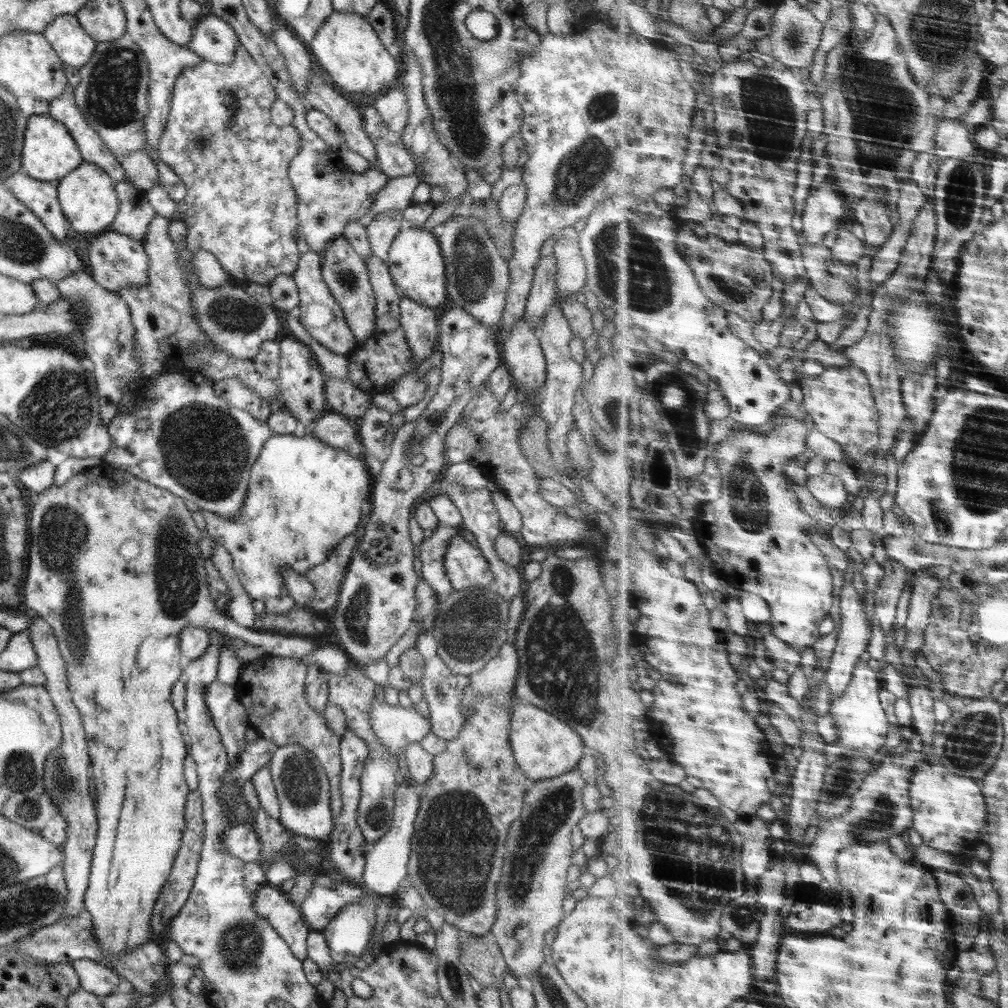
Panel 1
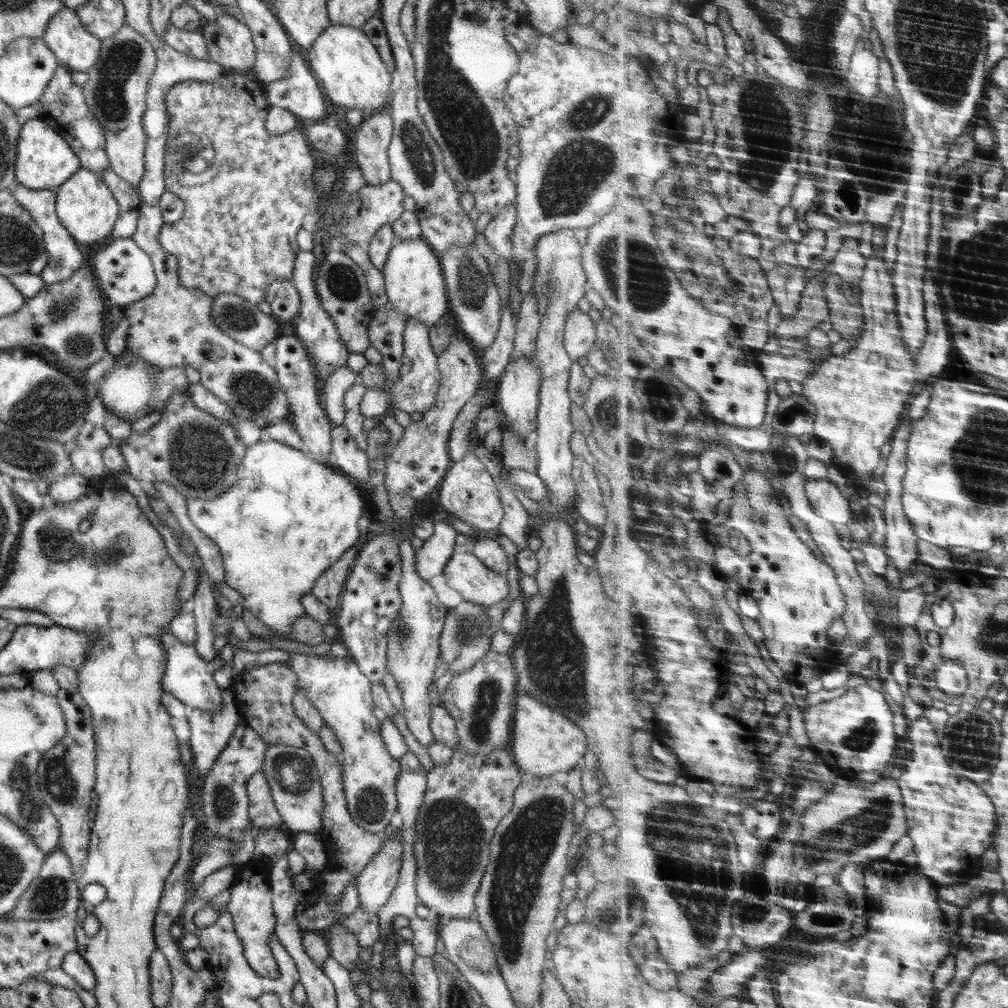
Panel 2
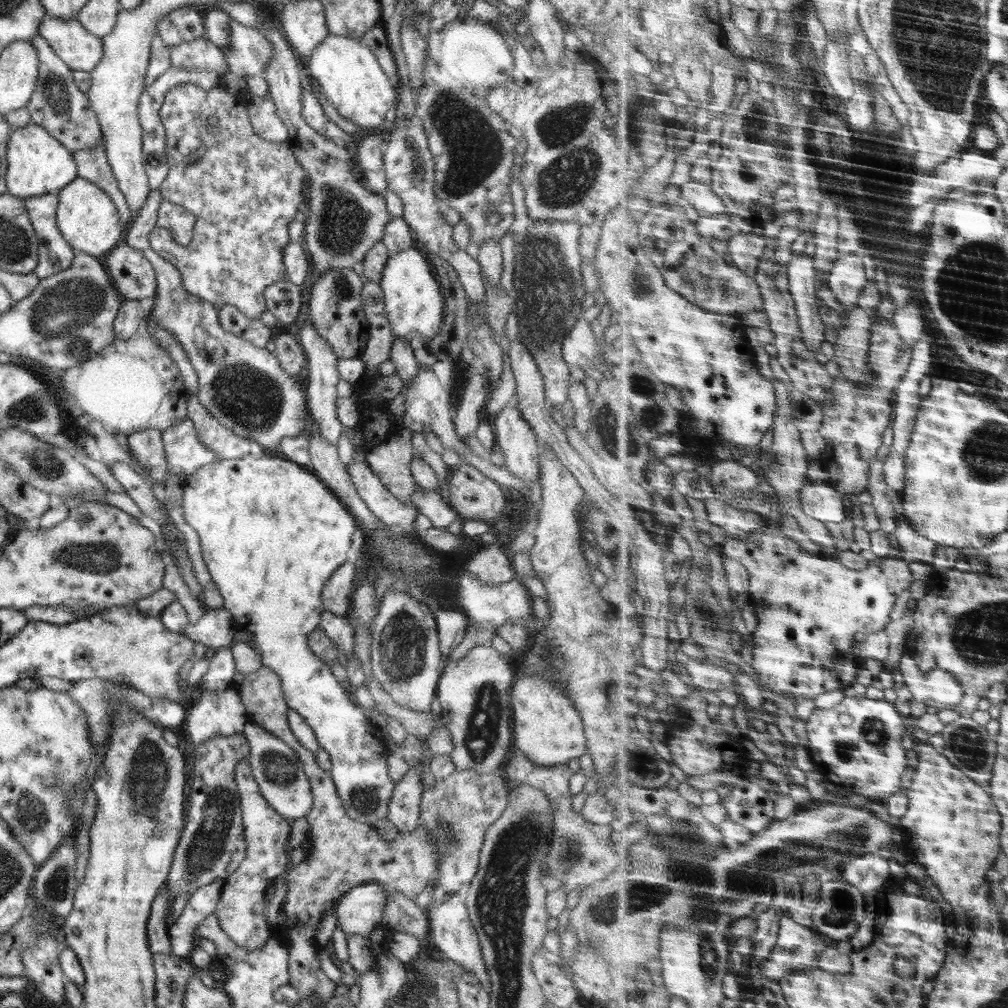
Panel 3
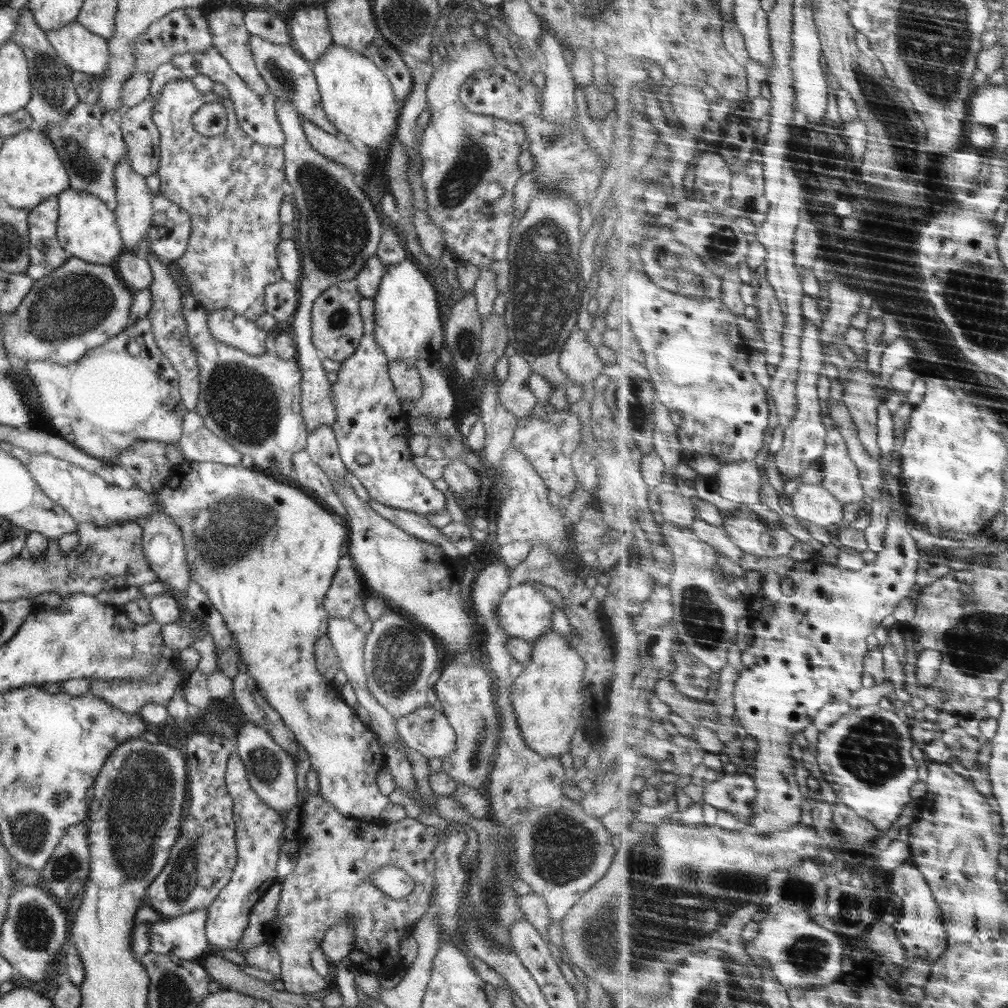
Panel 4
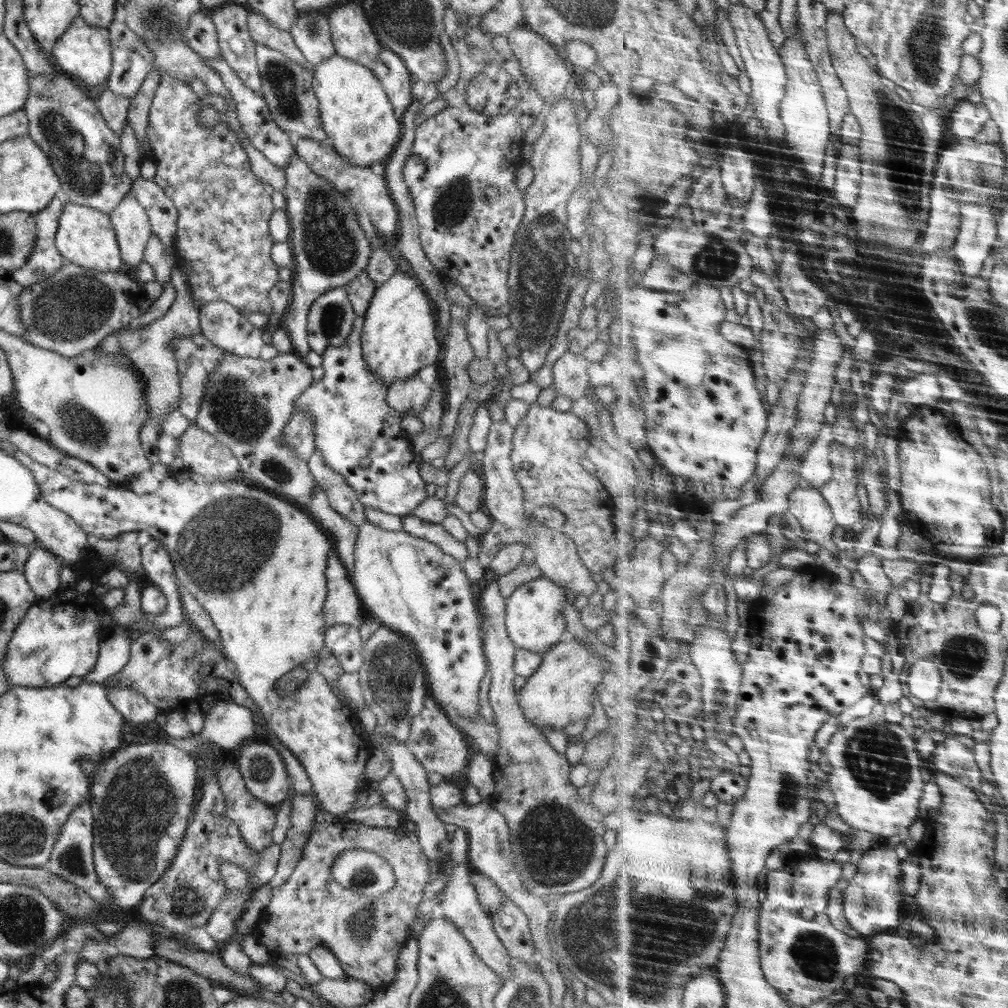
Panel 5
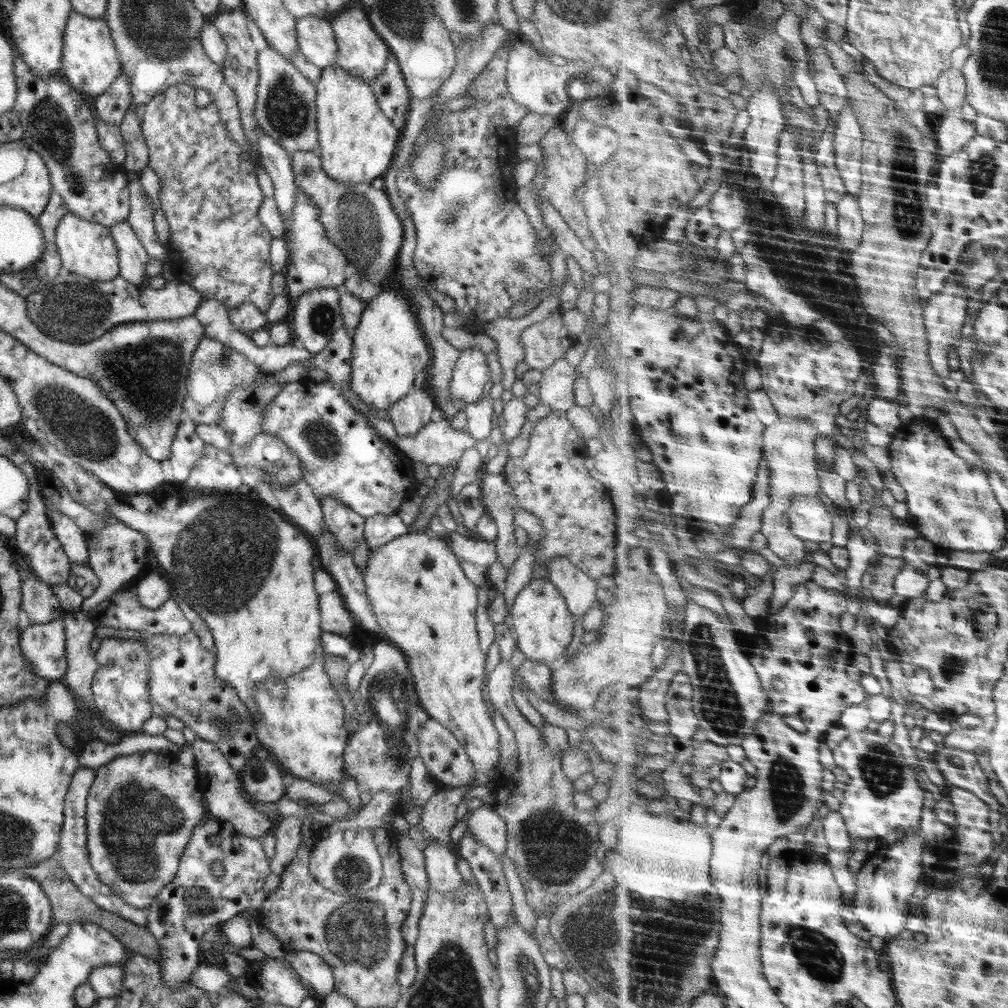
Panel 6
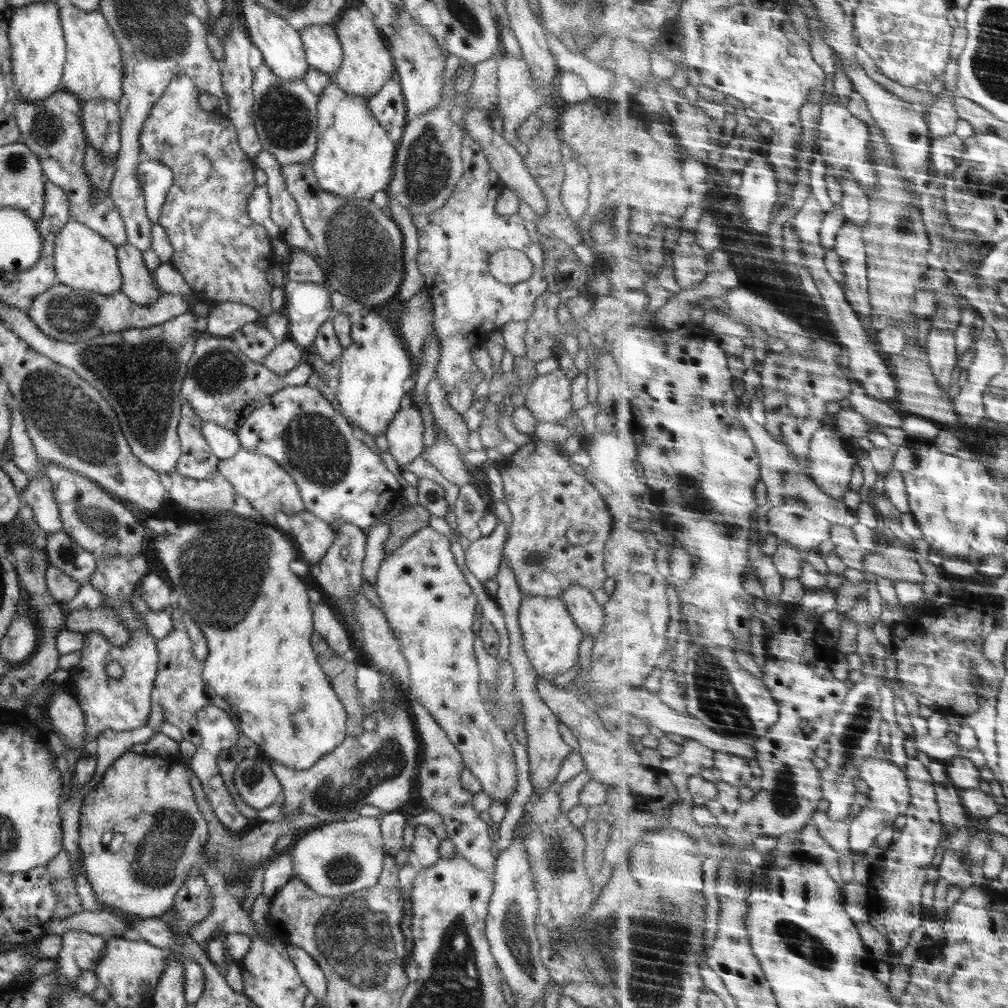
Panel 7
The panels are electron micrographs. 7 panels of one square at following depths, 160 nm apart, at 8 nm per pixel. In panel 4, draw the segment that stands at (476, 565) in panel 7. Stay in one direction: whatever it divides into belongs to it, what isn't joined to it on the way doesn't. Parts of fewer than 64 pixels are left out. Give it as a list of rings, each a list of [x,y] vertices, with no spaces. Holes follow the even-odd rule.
[[[369,498],[368,504],[378,514],[382,515],[398,528],[406,531],[410,536],[415,536],[420,540],[434,543],[440,547],[449,541],[439,528],[434,527],[426,519],[426,515],[408,512],[408,510],[400,508],[392,508],[385,504],[380,504],[377,500],[372,500],[371,498]]]

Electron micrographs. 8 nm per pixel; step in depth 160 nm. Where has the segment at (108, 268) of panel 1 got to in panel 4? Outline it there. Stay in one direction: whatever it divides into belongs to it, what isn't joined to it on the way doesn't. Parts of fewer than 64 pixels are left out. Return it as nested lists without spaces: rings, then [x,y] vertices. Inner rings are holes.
[[[122,252],[114,268],[124,284],[134,292],[148,289],[153,279],[153,272],[146,258],[136,252]]]

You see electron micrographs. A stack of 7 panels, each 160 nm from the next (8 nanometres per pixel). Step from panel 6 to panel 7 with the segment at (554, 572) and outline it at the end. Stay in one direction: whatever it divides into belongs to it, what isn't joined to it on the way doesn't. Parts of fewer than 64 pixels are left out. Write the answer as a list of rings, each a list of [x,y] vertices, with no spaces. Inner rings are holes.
[[[572,585],[560,598],[583,637],[598,638],[604,627],[604,612],[595,593],[580,585]]]

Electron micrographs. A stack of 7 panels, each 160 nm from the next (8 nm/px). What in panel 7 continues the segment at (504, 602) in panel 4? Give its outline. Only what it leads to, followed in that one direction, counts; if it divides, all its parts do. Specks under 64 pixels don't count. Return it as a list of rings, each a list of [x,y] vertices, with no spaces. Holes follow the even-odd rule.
[[[524,596],[518,610],[518,624],[524,652],[537,675],[561,675],[576,665],[583,635],[560,597]]]

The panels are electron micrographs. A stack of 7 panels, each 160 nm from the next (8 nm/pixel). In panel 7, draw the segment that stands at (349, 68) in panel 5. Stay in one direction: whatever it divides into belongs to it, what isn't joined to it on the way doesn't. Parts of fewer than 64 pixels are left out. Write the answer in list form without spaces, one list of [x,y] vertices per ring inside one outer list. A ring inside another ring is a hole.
[[[332,76],[318,99],[317,123],[318,141],[312,167],[320,188],[352,200],[371,200],[376,192],[388,189],[398,146],[376,121],[366,98],[344,92]]]

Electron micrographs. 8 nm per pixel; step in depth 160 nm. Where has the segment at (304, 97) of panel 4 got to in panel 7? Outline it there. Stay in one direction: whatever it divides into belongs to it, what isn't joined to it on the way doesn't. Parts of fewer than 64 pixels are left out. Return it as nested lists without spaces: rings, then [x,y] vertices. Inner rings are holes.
[[[263,62],[254,74],[252,83],[254,128],[263,151],[274,156],[282,167],[298,162],[312,161],[317,148],[316,96],[302,80],[282,80]]]

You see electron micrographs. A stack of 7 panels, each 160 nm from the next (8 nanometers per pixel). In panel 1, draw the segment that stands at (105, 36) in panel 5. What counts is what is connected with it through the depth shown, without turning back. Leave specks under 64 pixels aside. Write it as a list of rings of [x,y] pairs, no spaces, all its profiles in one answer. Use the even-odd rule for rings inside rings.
[[[58,15],[42,33],[60,60],[77,69],[90,60],[97,45],[97,40],[80,26],[76,15]]]

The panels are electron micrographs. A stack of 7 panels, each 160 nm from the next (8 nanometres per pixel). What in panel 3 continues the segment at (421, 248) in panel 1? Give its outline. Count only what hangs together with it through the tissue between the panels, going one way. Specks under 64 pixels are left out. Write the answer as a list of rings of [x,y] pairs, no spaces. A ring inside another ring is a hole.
[[[411,247],[406,251],[396,254],[396,257],[388,258],[379,283],[385,300],[384,310],[395,338],[403,338],[409,343],[414,339],[419,339],[428,345],[432,337],[436,336],[443,323],[445,304],[441,295],[440,285],[432,272],[432,266],[426,260],[424,254]]]

